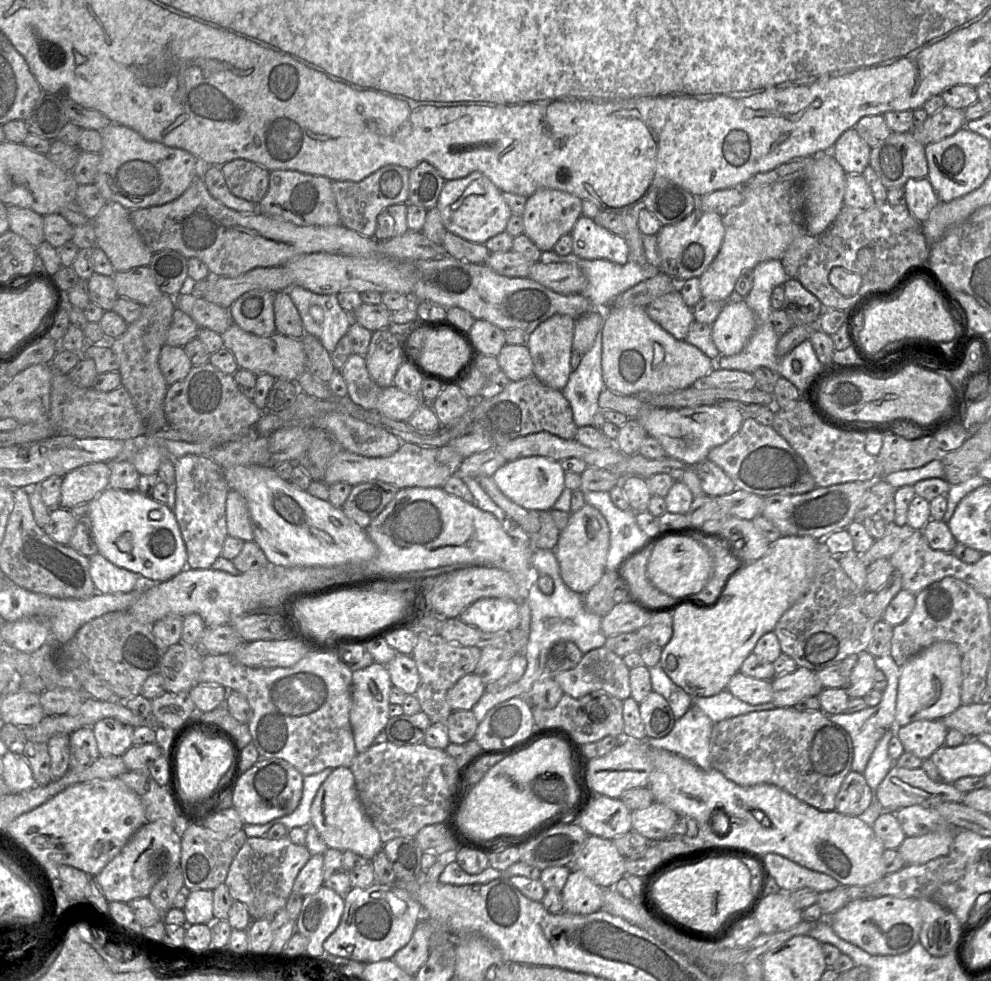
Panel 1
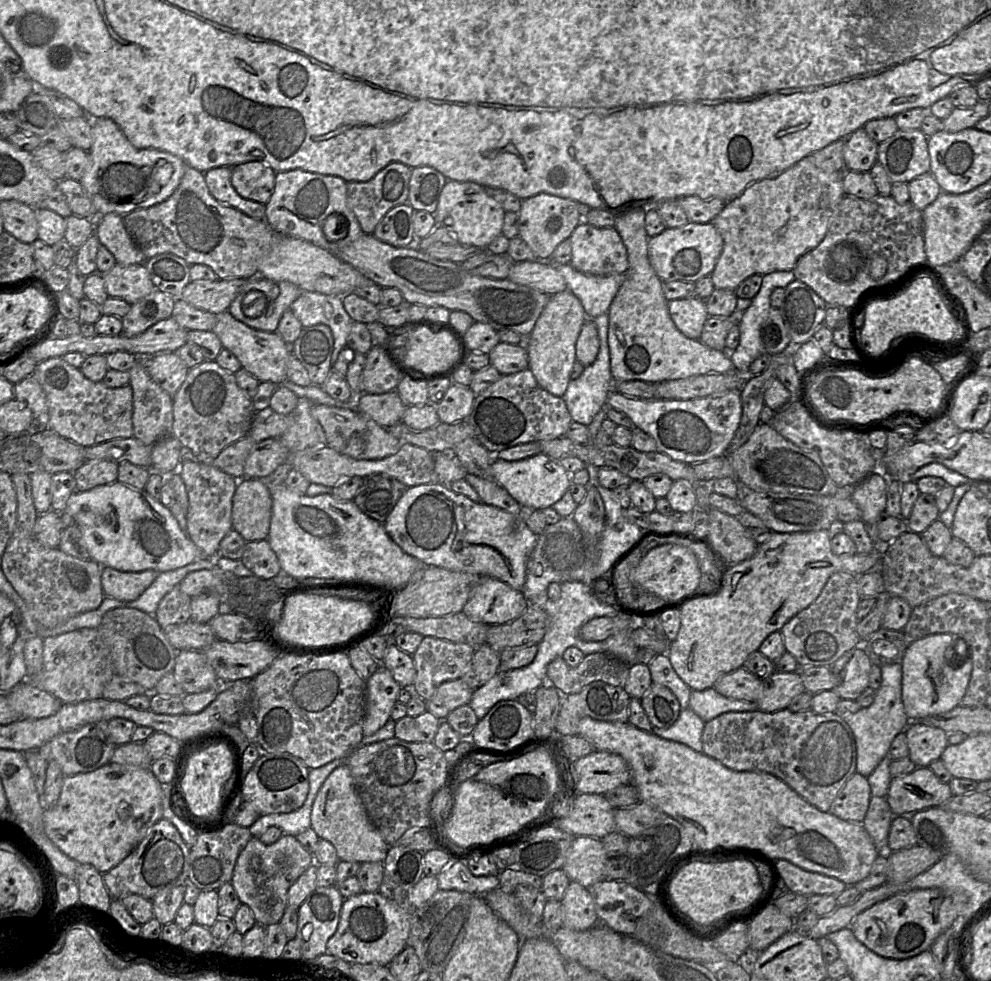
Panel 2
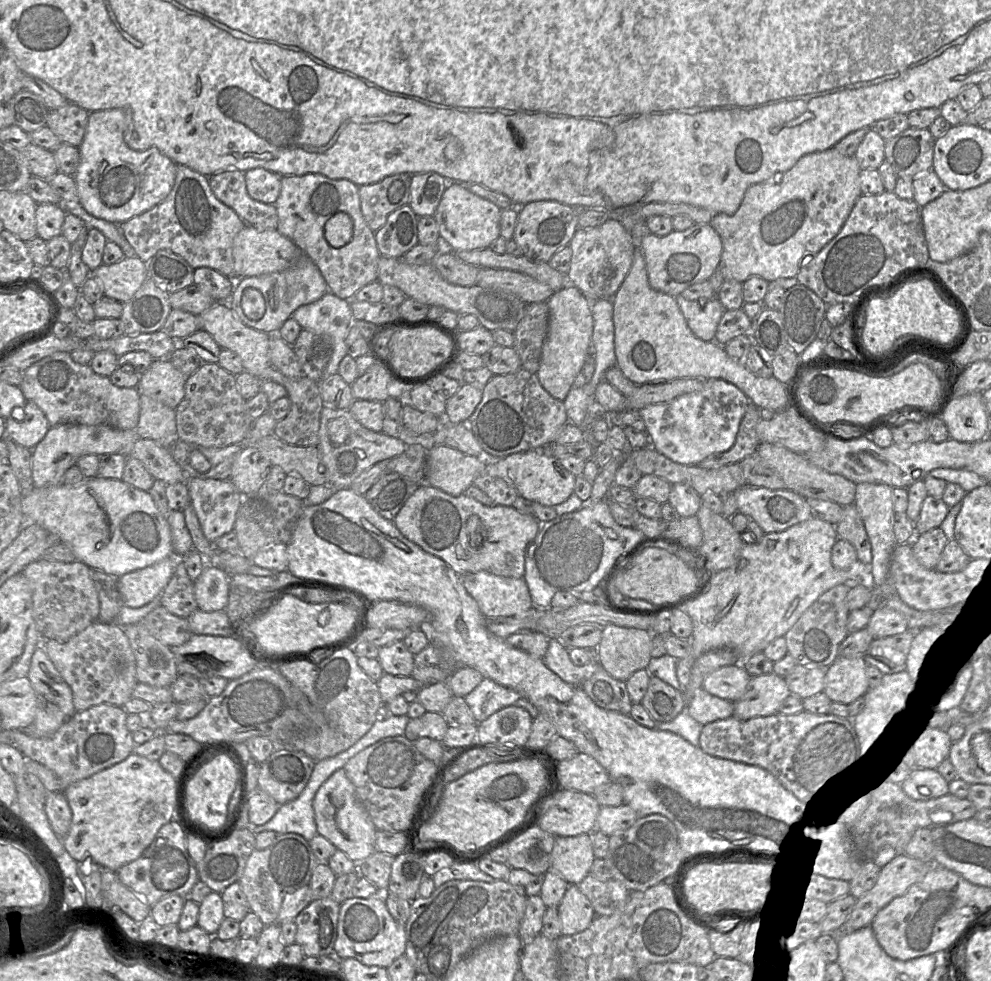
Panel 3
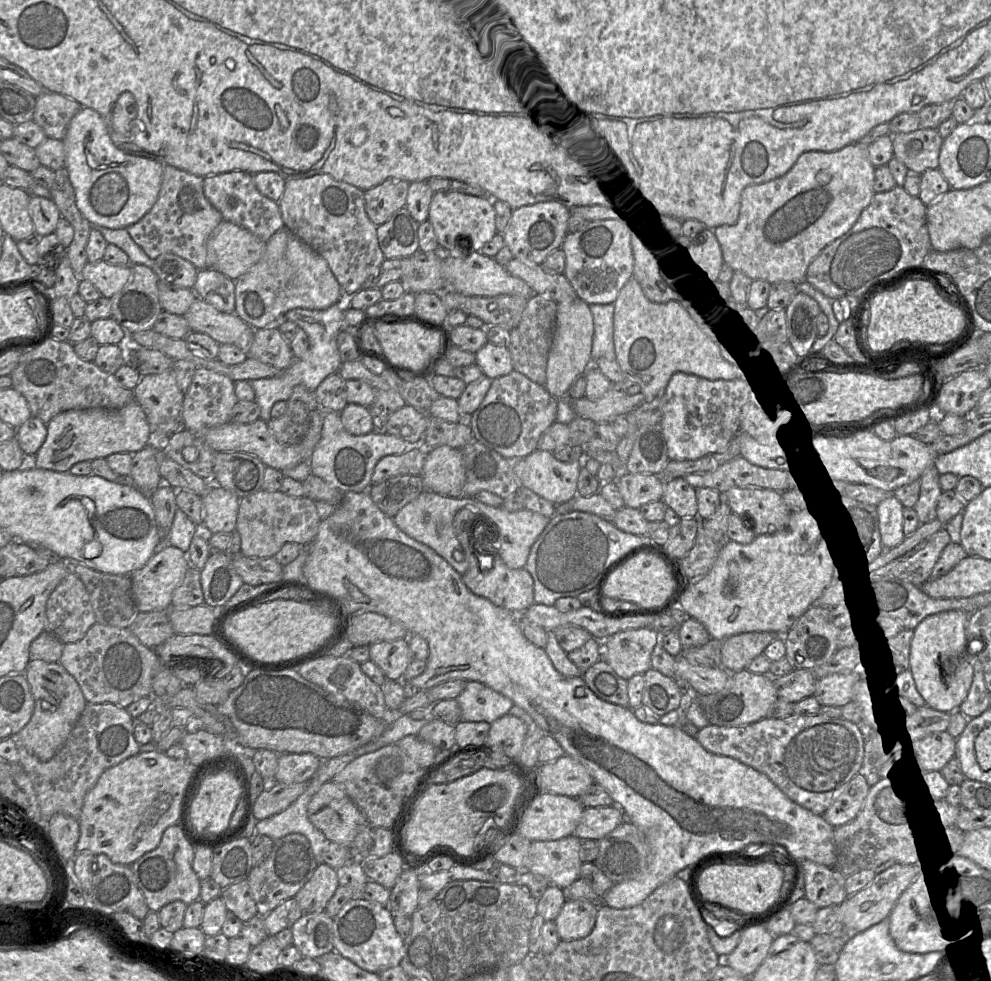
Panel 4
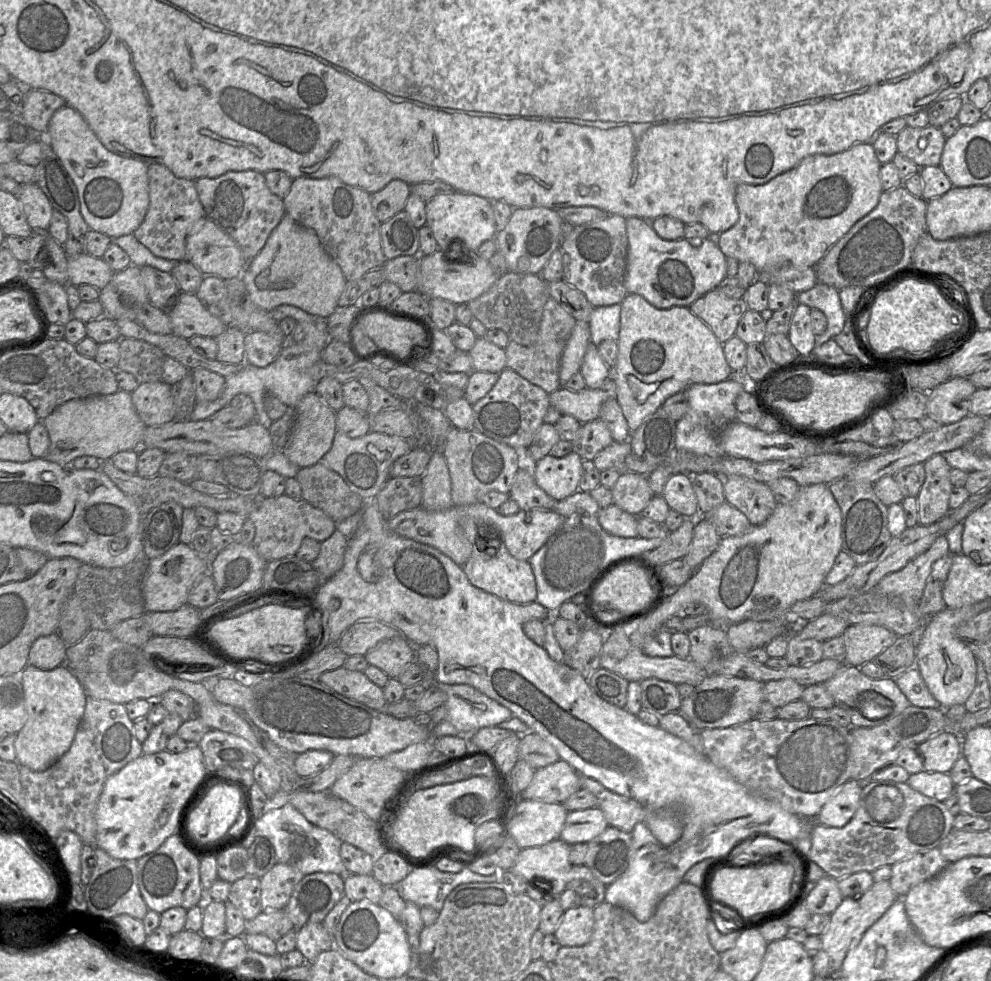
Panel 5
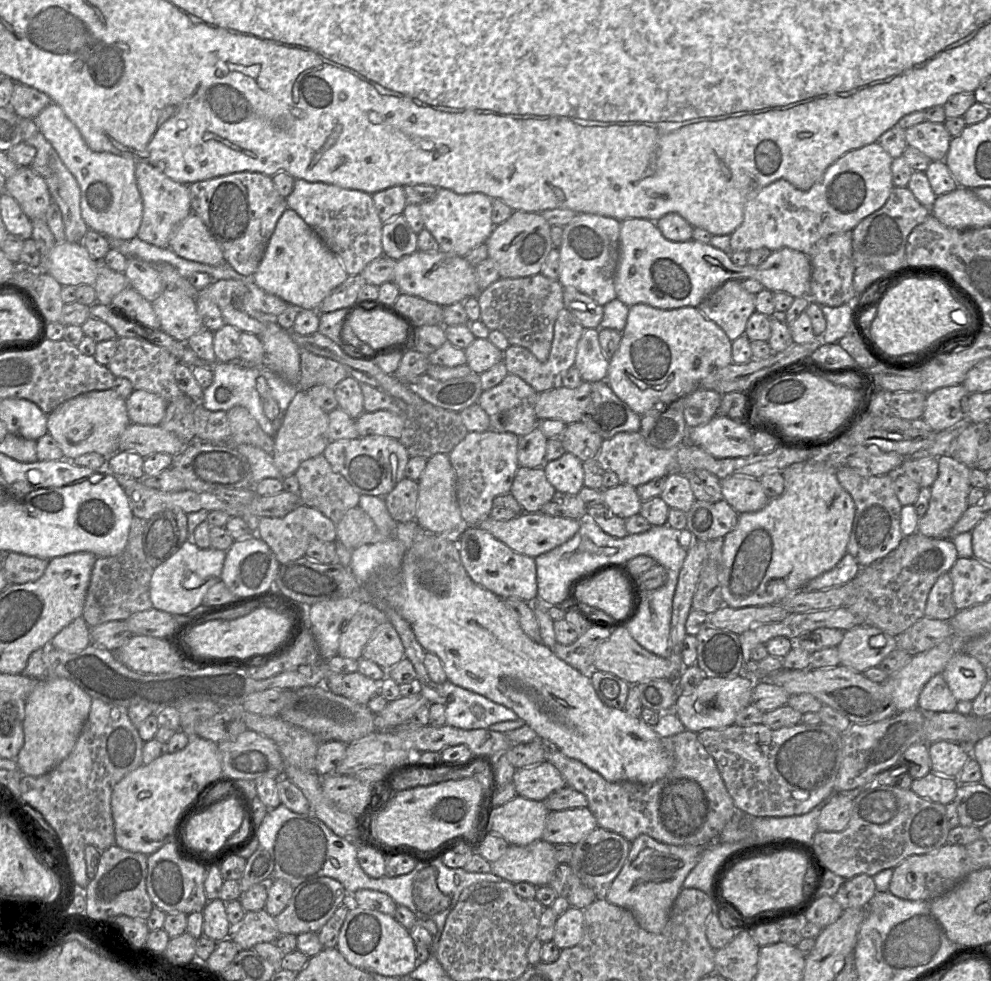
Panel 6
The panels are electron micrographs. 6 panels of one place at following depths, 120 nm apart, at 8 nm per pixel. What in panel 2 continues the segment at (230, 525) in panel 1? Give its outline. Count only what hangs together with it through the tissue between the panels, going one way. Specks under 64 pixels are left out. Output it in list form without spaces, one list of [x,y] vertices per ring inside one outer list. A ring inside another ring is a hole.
[[[241,479],[232,503],[232,529],[246,542],[267,539],[272,512],[270,491],[262,480]]]

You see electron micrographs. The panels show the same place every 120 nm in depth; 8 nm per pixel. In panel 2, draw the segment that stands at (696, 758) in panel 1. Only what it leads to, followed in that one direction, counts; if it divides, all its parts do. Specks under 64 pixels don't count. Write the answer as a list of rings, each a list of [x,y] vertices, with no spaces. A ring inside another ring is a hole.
[[[690,707],[681,710],[676,722],[667,729],[652,728],[651,733],[688,746],[696,752],[703,752],[702,734],[705,722]]]

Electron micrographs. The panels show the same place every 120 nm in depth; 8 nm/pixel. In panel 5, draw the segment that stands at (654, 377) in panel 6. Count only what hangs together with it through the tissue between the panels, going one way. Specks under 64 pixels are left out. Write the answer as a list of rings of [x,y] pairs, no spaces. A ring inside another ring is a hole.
[[[627,294],[621,303],[618,358],[612,372],[616,384],[616,399],[627,420],[630,432],[634,432],[651,414],[662,408],[670,396],[684,391],[692,384],[716,384],[738,376],[726,361],[723,344],[712,330],[689,307],[674,306],[659,309],[639,294]]]

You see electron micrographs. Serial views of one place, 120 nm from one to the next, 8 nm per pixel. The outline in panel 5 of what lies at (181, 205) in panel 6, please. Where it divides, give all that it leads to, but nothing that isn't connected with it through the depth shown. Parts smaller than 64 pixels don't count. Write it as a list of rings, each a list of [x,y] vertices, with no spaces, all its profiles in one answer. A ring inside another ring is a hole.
[[[160,163],[148,165],[149,207],[134,237],[153,255],[172,261],[186,260],[186,238],[194,225],[205,217],[195,181],[176,177]]]

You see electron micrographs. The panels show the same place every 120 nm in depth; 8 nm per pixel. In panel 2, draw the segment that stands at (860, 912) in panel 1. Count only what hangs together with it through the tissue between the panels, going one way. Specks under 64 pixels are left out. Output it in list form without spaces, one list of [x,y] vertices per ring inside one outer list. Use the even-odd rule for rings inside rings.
[[[939,888],[911,890],[891,896],[864,910],[857,915],[850,928],[856,939],[877,955],[896,960],[907,959],[929,950],[936,938],[962,916],[967,901],[965,894],[950,897]]]

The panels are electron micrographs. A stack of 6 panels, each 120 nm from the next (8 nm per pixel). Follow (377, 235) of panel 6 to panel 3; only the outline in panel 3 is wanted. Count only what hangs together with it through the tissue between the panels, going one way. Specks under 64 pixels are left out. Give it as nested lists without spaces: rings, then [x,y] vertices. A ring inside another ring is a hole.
[[[317,173],[283,176],[274,206],[278,215],[276,230],[293,241],[315,263],[331,293],[351,300],[361,288],[377,280],[381,254],[375,232],[369,228],[361,212],[357,185],[347,179],[330,179]],[[341,212],[347,213],[353,221],[353,237],[346,245],[335,248],[325,239],[324,226],[329,218]]]

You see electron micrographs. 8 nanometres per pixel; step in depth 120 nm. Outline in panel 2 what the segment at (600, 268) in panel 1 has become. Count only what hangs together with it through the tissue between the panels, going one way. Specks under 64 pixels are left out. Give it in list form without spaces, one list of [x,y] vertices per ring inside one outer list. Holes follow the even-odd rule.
[[[552,258],[548,263],[561,273],[567,289],[581,301],[587,318],[591,319],[608,312],[624,280],[624,274],[589,275],[576,270],[570,263],[557,263]]]

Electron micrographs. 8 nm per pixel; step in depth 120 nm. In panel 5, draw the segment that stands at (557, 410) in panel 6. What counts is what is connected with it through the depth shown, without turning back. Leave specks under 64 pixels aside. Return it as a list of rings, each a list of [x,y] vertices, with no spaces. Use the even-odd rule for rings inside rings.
[[[609,377],[600,387],[588,388],[582,390],[570,390],[562,387],[552,393],[549,393],[550,406],[562,413],[562,415],[571,415],[581,423],[599,419],[601,405],[608,399],[616,398],[616,384],[613,377]]]

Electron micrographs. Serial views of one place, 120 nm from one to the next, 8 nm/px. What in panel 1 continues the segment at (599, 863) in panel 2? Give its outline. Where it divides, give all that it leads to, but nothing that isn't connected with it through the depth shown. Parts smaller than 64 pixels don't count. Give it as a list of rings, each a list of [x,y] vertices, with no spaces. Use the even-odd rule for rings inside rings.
[[[589,835],[576,854],[572,869],[583,871],[595,884],[603,889],[614,888],[616,883],[625,877],[625,857],[623,857],[612,840]]]

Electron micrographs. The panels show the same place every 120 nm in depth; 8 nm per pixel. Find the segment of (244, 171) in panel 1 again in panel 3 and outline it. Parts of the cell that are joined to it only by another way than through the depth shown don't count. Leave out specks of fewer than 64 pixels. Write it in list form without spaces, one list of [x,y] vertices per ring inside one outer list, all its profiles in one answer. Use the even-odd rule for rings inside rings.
[[[264,168],[250,169],[245,172],[247,192],[254,200],[274,204],[280,194],[282,177]]]

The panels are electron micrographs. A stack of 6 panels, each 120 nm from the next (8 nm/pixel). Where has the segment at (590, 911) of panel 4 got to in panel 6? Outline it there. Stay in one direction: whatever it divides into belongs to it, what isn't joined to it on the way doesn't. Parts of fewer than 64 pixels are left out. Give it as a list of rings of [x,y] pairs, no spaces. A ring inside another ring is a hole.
[[[569,907],[556,921],[553,942],[560,949],[574,947],[582,941],[583,934],[584,911]]]

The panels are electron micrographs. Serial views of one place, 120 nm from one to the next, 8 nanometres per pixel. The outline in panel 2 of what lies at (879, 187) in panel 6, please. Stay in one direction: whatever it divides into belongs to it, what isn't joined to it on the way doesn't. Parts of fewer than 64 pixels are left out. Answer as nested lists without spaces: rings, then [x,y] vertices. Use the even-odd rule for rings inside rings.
[[[808,156],[775,178],[766,178],[748,186],[744,192],[727,202],[711,221],[723,238],[723,250],[711,273],[715,289],[735,290],[754,274],[792,271],[798,260],[824,239],[830,218],[845,196],[843,171],[826,172],[808,161]]]

